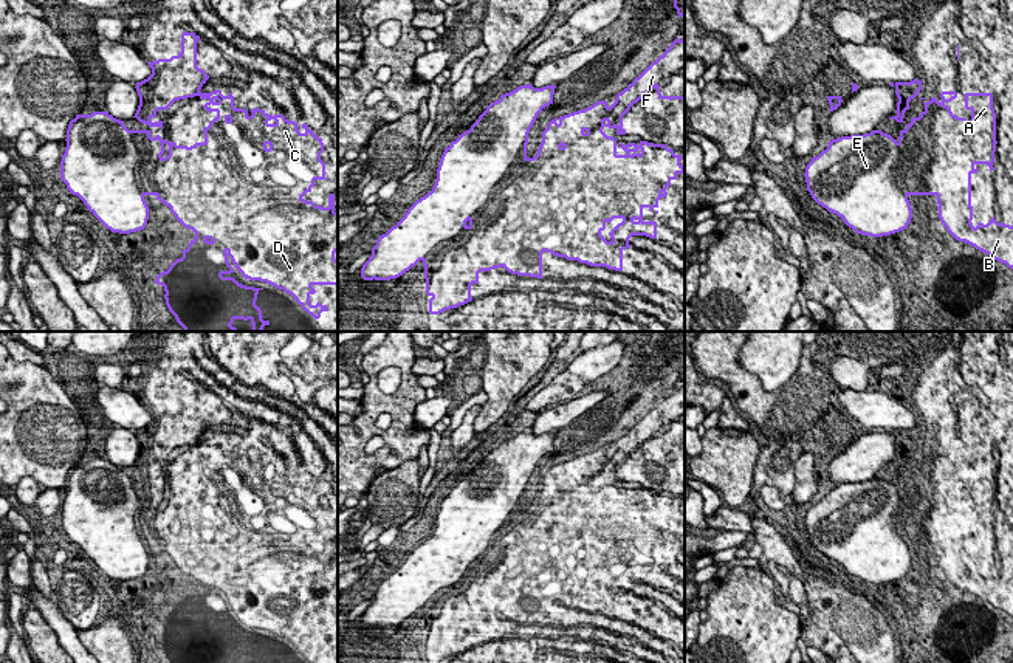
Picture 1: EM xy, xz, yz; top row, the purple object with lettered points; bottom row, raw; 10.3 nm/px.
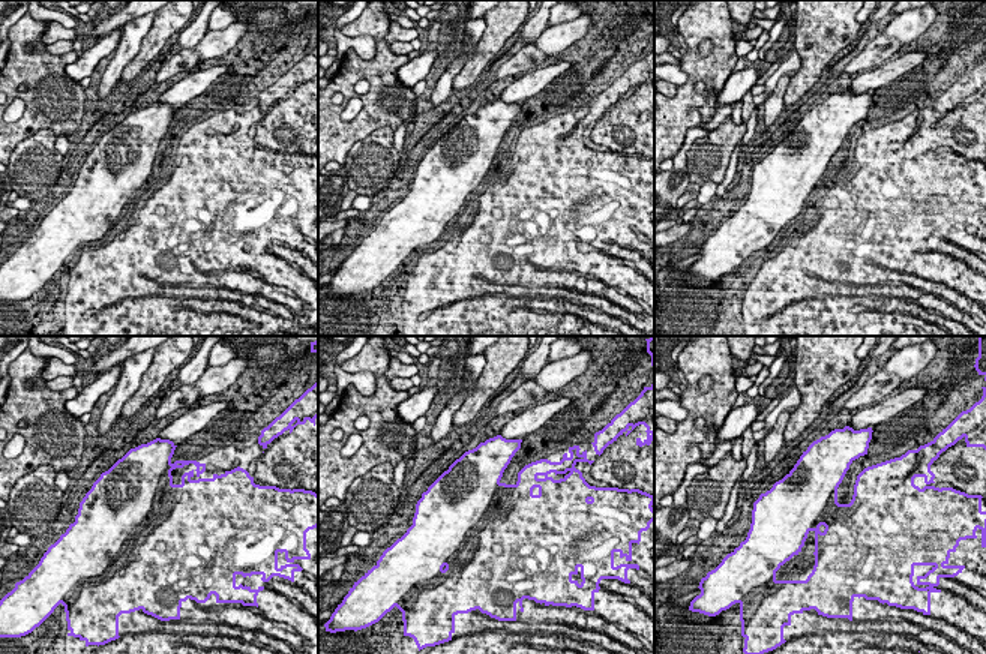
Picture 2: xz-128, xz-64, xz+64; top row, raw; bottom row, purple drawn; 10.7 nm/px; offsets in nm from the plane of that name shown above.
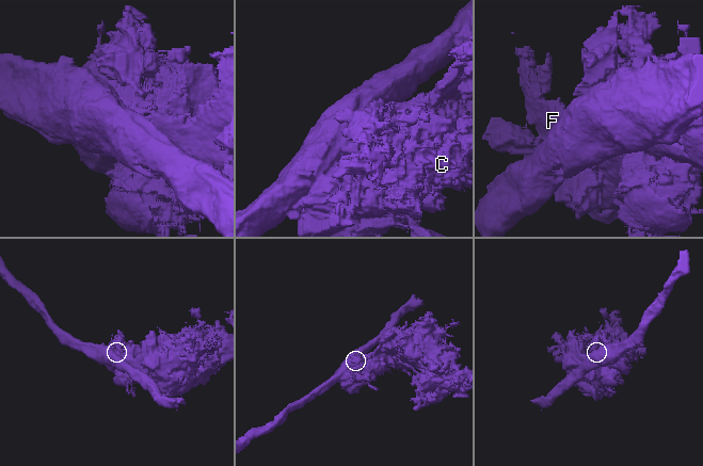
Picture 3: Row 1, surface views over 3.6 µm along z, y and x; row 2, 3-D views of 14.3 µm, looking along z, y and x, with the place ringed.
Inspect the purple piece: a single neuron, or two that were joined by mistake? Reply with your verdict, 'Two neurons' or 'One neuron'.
Two neurons

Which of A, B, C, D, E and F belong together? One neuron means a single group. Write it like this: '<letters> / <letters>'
A B C D F / E

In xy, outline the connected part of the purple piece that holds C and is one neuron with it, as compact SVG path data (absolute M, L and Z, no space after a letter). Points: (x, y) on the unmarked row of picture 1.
M184 378L181 381L181 398L170 406L147 409L152 421L136 429L139 452L133 465L149 474L160 474L163 468L152 469L158 457L167 457L175 448L198 443L208 449L203 455L217 463L203 474L204 488L194 493L178 493L166 488L160 482L152 485L150 477L130 477L141 507L135 514L135 527L139 528L143 542L155 542L163 551L170 555L175 565L187 576L195 579L183 604L177 606L167 618L163 618L153 627L164 634L164 646L173 663L262 663L256 652L257 641L263 635L254 635L239 630L229 621L234 620L229 606L239 620L249 627L266 629L291 641L296 649L311 663L321 663L328 658L327 652L318 649L313 652L310 643L316 640L314 632L338 632L338 559L335 558L335 541L328 542L328 553L316 553L302 544L311 539L316 527L325 524L325 510L321 507L324 499L322 485L313 480L307 471L305 477L297 477L297 469L288 468L283 462L268 462L265 457L252 455L251 463L245 455L234 454L234 443L223 443L220 437L201 440L201 434L209 423L197 414L197 390L200 383Z

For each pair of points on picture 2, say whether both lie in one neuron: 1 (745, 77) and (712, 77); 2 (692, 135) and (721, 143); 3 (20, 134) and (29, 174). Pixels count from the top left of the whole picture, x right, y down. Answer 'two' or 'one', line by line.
1: two
2: two
3: two

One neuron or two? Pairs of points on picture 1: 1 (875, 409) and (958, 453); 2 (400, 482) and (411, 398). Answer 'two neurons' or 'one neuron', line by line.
1: two neurons
2: two neurons

